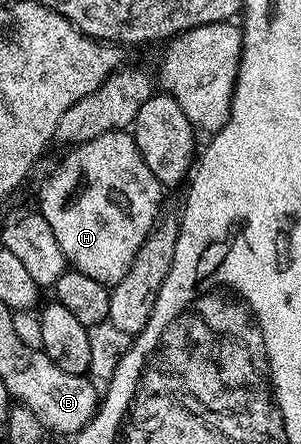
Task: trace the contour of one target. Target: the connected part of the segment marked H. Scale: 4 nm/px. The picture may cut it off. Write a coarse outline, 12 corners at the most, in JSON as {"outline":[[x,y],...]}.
{"outline":[[129,131],[72,146],[37,197],[66,262],[115,286],[163,209]]}

